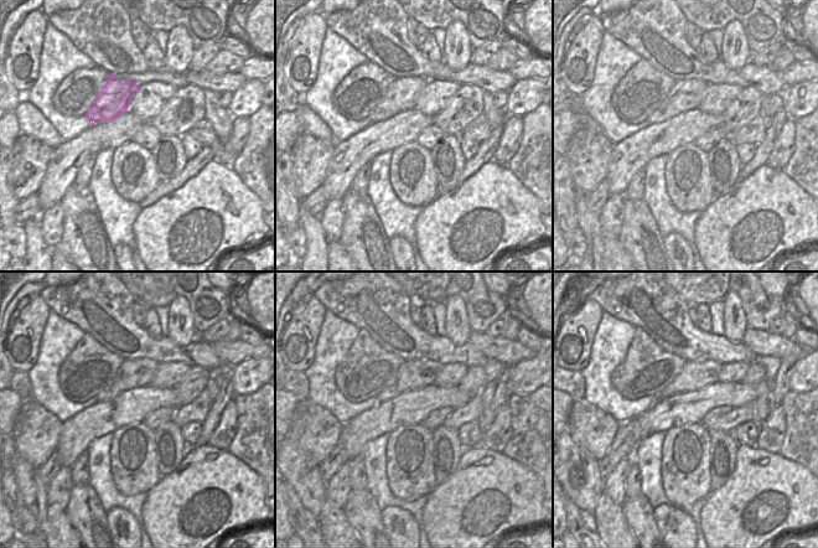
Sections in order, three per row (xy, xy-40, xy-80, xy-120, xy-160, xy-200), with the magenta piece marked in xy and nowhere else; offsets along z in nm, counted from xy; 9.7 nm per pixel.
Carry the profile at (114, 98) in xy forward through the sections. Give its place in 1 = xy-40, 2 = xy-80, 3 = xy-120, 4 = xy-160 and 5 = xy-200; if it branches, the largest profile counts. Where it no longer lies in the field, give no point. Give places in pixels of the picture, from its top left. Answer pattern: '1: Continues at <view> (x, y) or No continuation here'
1: Continues at xy-40 (402, 94)
2: Continues at xy-80 (686, 94)
3: Continues at xy-120 (133, 373)
4: Continues at xy-160 (412, 375)
5: Continues at xy-200 (695, 375).

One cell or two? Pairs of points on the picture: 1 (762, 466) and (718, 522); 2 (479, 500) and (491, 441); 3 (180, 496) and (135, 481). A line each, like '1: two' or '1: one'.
1: one
2: two
3: two

